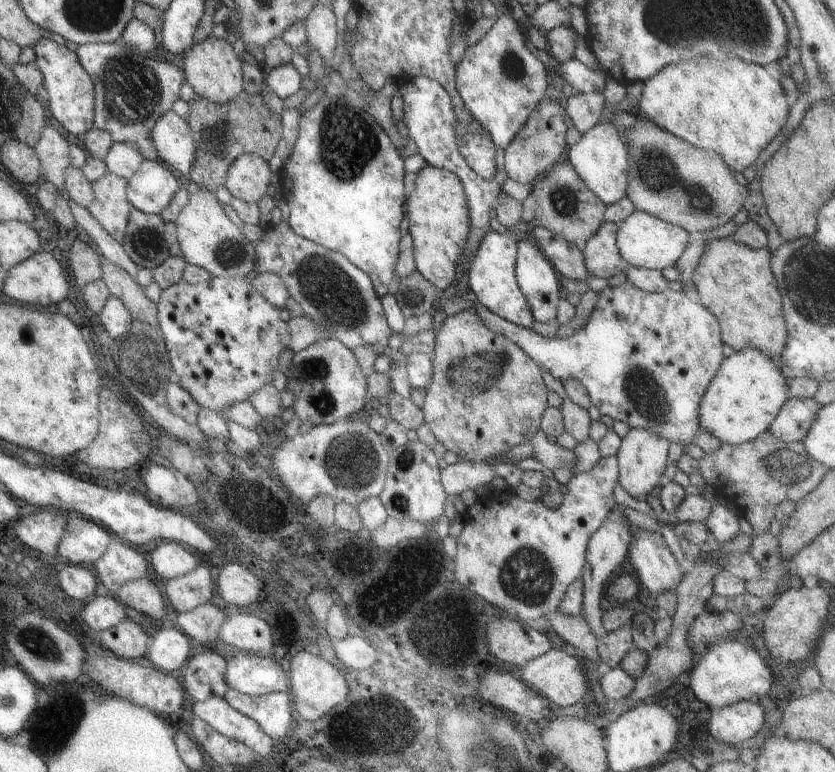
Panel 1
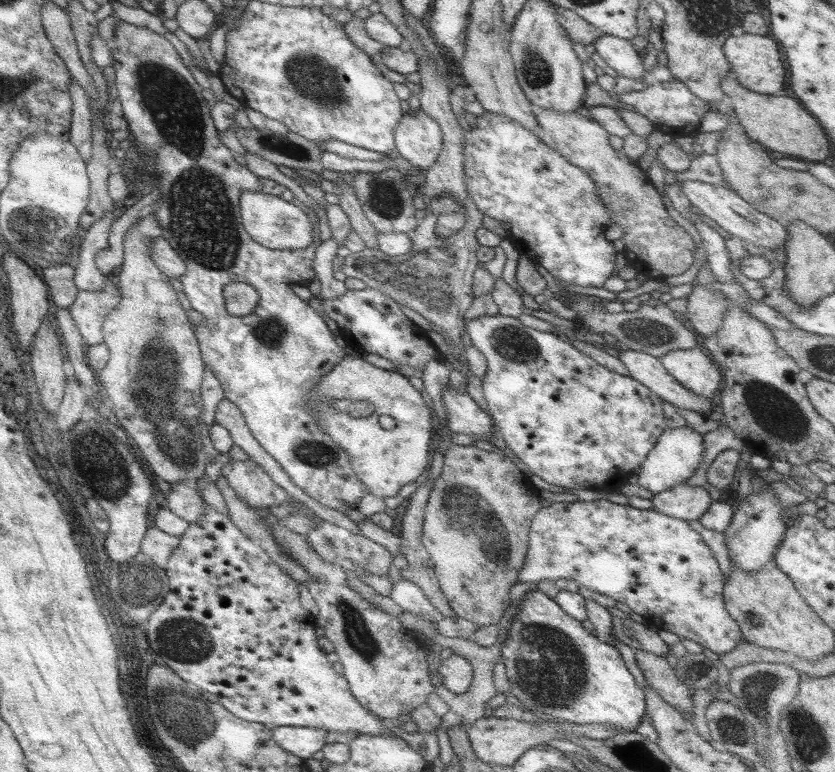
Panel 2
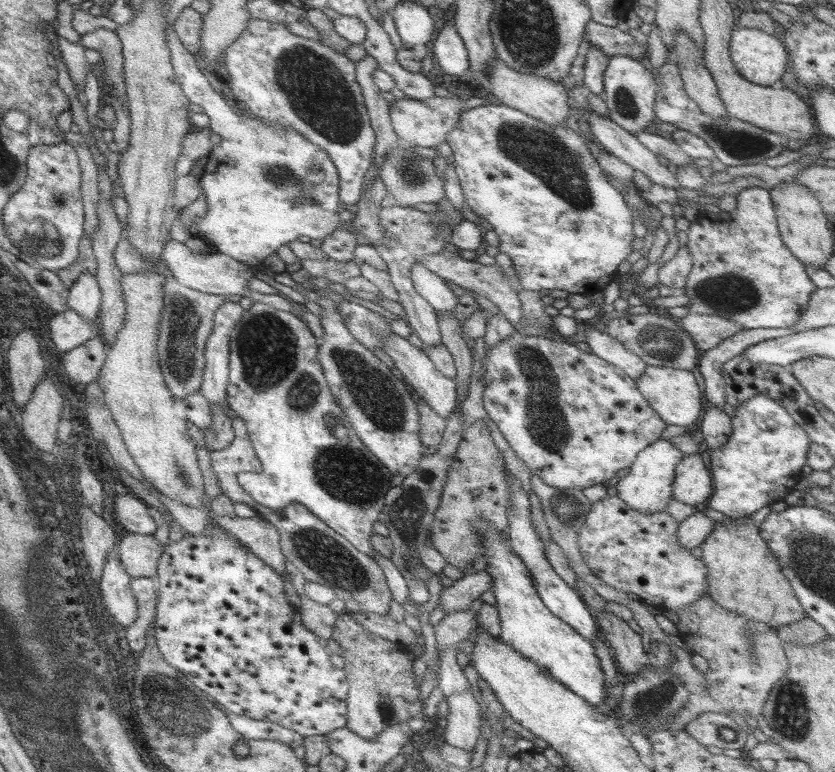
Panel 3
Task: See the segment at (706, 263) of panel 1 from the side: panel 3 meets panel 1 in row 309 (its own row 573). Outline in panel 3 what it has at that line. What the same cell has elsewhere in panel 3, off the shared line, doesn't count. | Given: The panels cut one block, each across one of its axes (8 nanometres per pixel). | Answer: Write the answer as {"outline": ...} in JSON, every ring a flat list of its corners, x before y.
{"outline":[[725,518,713,521,713,529,699,548,699,560,707,570,707,595,715,604,771,630,805,618,777,559,759,536,755,523,735,525]]}

